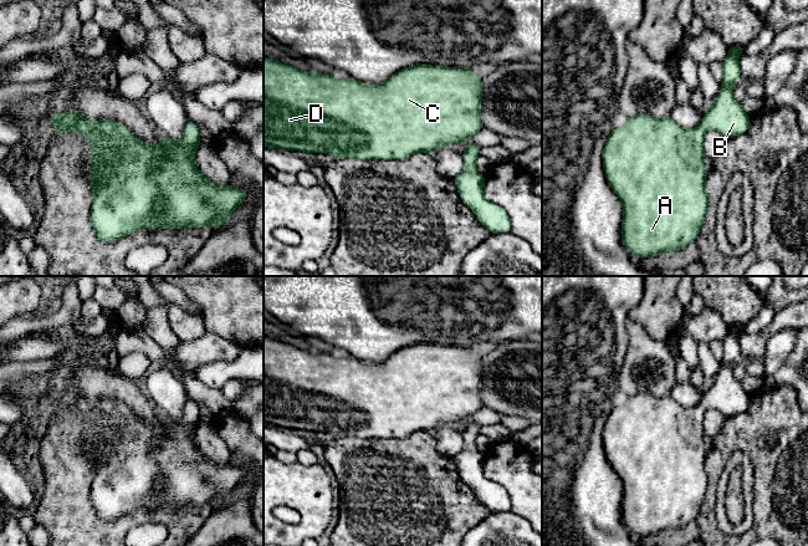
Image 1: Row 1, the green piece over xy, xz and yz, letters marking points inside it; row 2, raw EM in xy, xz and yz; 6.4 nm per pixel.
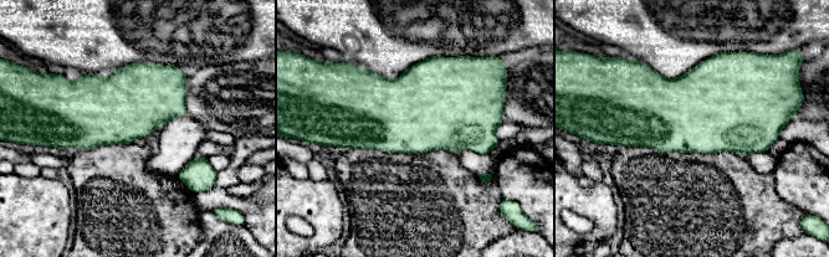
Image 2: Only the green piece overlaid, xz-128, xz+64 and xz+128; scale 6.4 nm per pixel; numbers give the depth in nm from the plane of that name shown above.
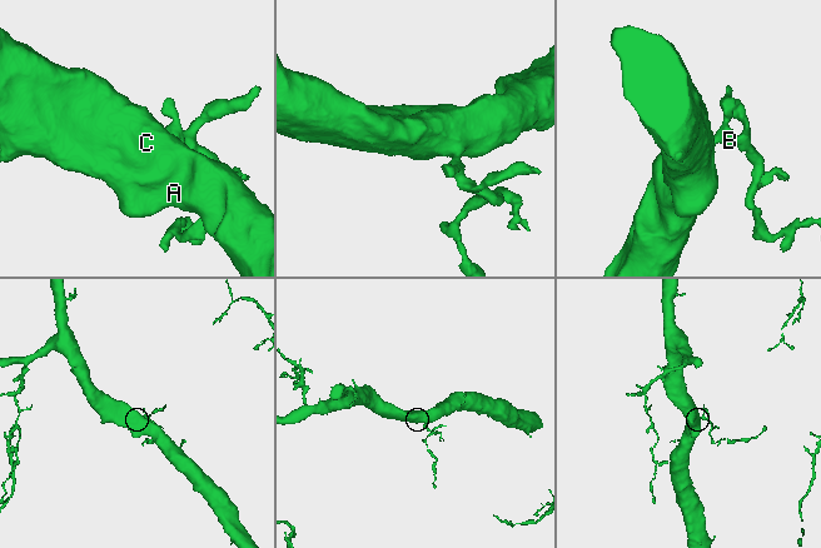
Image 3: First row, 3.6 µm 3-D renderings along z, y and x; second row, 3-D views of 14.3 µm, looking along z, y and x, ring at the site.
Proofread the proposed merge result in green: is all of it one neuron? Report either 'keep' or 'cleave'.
keep

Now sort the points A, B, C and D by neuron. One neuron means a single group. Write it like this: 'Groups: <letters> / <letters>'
Groups: A B C D

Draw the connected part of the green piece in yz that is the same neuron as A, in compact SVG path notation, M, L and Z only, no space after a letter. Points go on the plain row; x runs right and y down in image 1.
M728 326L722 341L721 368L707 386L699 405L685 408L671 396L660 399L638 393L610 410L603 428L607 459L623 484L622 520L628 531L640 537L686 526L699 514L709 489L706 473L704 417L707 408L717 408L725 418L743 413L750 407L750 394L732 374L733 363L741 358L738 335L743 326Z

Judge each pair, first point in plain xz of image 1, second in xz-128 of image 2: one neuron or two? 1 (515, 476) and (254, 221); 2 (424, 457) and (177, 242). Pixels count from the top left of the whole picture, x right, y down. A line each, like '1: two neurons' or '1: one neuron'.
1: one neuron
2: one neuron

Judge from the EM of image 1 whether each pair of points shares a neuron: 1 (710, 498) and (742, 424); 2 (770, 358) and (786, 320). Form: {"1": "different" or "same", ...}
{"1": "same", "2": "different"}

